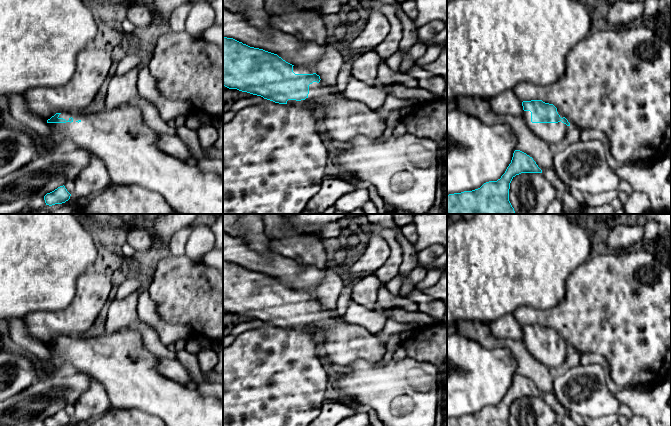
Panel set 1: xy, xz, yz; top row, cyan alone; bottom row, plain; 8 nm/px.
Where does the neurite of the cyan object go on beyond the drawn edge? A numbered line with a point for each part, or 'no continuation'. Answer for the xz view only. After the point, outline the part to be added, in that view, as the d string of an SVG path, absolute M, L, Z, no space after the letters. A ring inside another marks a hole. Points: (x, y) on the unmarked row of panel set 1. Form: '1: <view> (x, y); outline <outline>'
1: xz (346, 342); outline M322 304L309 309L305 324L288 324L286 329L322 329L326 339L325 350L328 362L349 366L359 359L382 360L386 344L362 326L346 322L343 317L326 309Z

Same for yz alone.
1: yz (552, 357); outline M523 335L522 341L530 354L550 370L565 365L569 350L561 345L558 347L532 347L530 335Z

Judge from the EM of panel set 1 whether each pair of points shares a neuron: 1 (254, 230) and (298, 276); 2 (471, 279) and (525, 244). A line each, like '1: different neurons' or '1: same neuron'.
1: different neurons
2: same neuron

